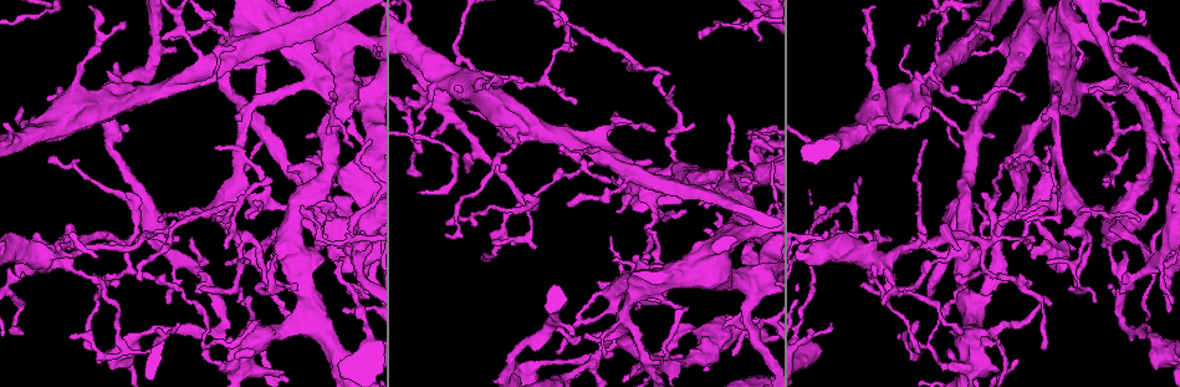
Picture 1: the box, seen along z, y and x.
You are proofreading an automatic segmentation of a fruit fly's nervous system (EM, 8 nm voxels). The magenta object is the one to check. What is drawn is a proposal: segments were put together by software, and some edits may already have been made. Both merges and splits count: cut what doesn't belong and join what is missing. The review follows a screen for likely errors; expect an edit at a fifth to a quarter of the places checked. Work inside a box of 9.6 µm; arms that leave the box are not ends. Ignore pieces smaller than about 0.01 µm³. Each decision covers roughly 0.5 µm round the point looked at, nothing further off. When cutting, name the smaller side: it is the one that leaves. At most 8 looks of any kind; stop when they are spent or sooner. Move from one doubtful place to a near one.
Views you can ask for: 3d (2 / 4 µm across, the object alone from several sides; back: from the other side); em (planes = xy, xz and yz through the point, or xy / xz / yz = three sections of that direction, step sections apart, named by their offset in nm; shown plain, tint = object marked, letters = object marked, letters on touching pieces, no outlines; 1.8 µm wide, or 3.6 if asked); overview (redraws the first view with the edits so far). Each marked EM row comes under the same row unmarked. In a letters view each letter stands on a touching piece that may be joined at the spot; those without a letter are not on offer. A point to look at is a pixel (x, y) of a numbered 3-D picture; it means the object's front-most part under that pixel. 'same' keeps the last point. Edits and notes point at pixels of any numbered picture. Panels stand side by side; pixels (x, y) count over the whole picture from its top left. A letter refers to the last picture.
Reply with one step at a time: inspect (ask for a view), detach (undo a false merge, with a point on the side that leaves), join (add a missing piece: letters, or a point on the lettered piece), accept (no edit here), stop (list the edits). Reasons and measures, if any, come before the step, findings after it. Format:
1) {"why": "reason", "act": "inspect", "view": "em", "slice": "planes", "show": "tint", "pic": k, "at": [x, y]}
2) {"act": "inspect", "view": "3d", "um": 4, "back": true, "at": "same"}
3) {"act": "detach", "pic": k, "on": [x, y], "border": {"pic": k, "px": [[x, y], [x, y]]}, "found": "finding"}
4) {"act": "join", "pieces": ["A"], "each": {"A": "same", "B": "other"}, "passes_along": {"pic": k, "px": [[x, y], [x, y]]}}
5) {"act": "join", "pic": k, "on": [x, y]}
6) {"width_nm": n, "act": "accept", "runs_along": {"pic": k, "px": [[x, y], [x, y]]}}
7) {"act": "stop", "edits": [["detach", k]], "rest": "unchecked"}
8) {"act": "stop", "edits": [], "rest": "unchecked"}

{"why": "sharp bend", "act": "inspect", "view": "em", "slice": "planes", "show": "tint", "pic": 1, "at": [874, 89]}

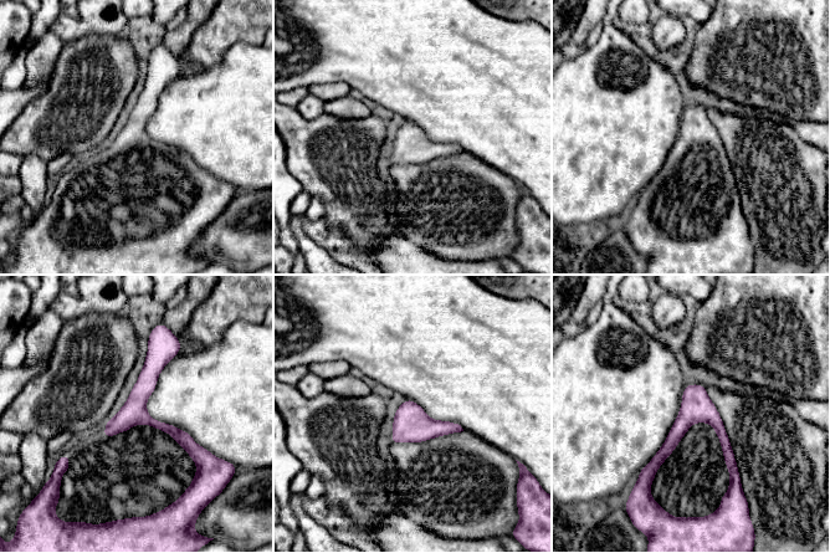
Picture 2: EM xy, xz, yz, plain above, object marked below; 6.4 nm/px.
{"act": "inspect", "view": "em", "slice": "planes", "show": "letters", "at": "same"}

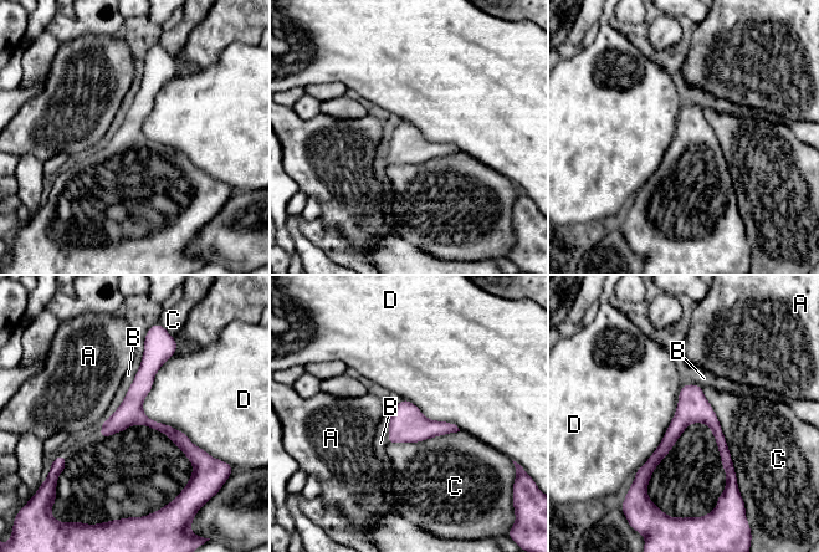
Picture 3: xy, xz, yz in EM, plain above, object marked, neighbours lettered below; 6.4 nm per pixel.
{"act": "accept", "each": {"A": "other", "B": "other", "C": "other", "D": "other"}, "runs_along": {"pic": 3, "px": [[149, 342], [137, 412], [192, 456]]}, "found": "continuous, no second cell"}

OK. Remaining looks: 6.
{"why": "stops while still wide", "act": "inspect", "view": "3d", "um": 4, "pic": 1, "at": [615, 213]}

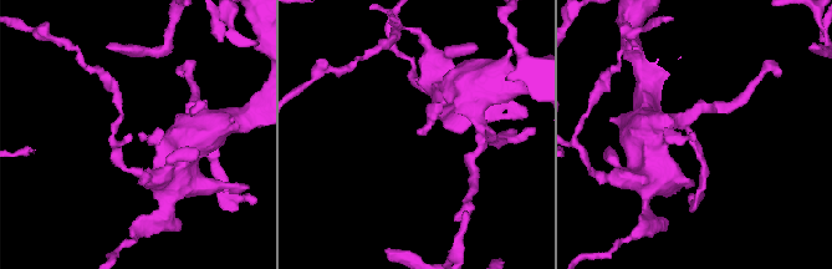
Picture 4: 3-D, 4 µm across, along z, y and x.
{"why": "now the EM", "act": "inspect", "view": "em", "um": 3.6, "slice": "planes", "show": "letters", "pic": 4, "at": [419, 133]}

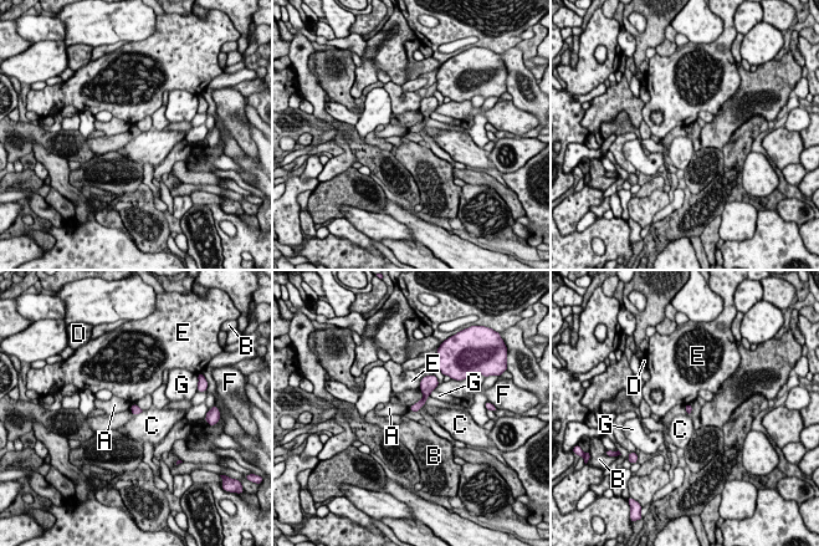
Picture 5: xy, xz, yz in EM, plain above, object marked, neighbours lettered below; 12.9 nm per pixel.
{"act": "accept", "each": {"A": "other", "B": "other", "C": "other", "D": "other", "E": "other", "F": "other", "G": "other"}, "border": {"pic": 5, "px": [[420, 389], [421, 397], [408, 409]]}, "found": "none of them fits"}

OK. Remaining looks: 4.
{"why": "touches itself", "act": "inspect", "view": "em", "slice": "xz", "step": 16, "show": "letters", "pic": 1, "at": [981, 229]}

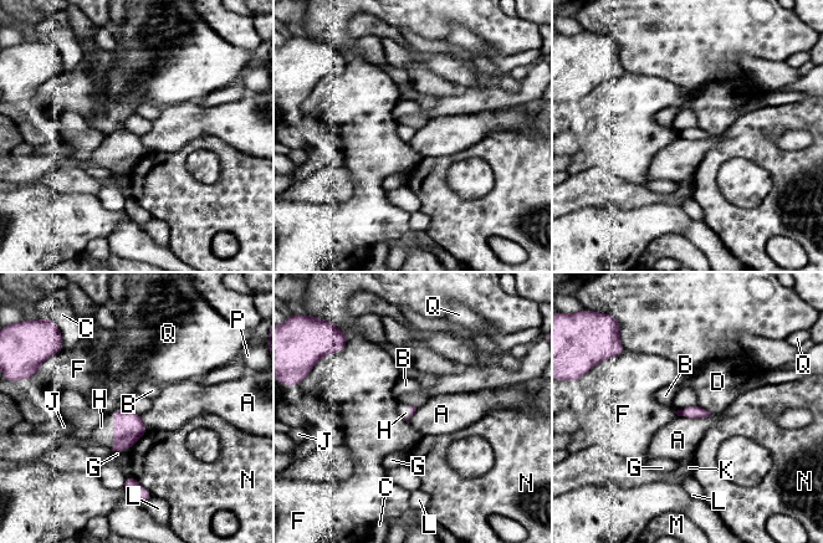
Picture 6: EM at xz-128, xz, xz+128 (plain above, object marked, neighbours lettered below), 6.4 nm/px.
{"why": "another direction", "act": "inspect", "view": "em", "slice": "planes", "show": "letters", "at": "same"}

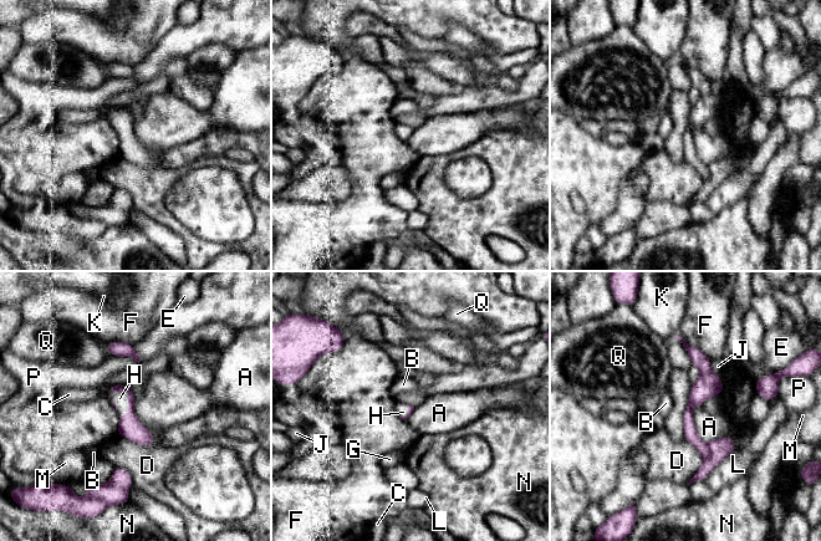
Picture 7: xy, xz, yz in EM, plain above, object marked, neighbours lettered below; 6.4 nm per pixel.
{"act": "accept", "each": {"A": "other", "B": "other", "C": "other", "D": "other", "E": "other", "F": "other", "G": "other", "H": "other", "J": "other", "K": "other", "L": "other", "M": "other", "N": "other", "P": "other", "Q": "other"}, "border": {"pic": 7, "px": [[692, 408], [704, 442], [732, 437]]}, "found": "all the same cell"}

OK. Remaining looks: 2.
{"act": "stop", "edits": [], "rest": "unchecked"}

